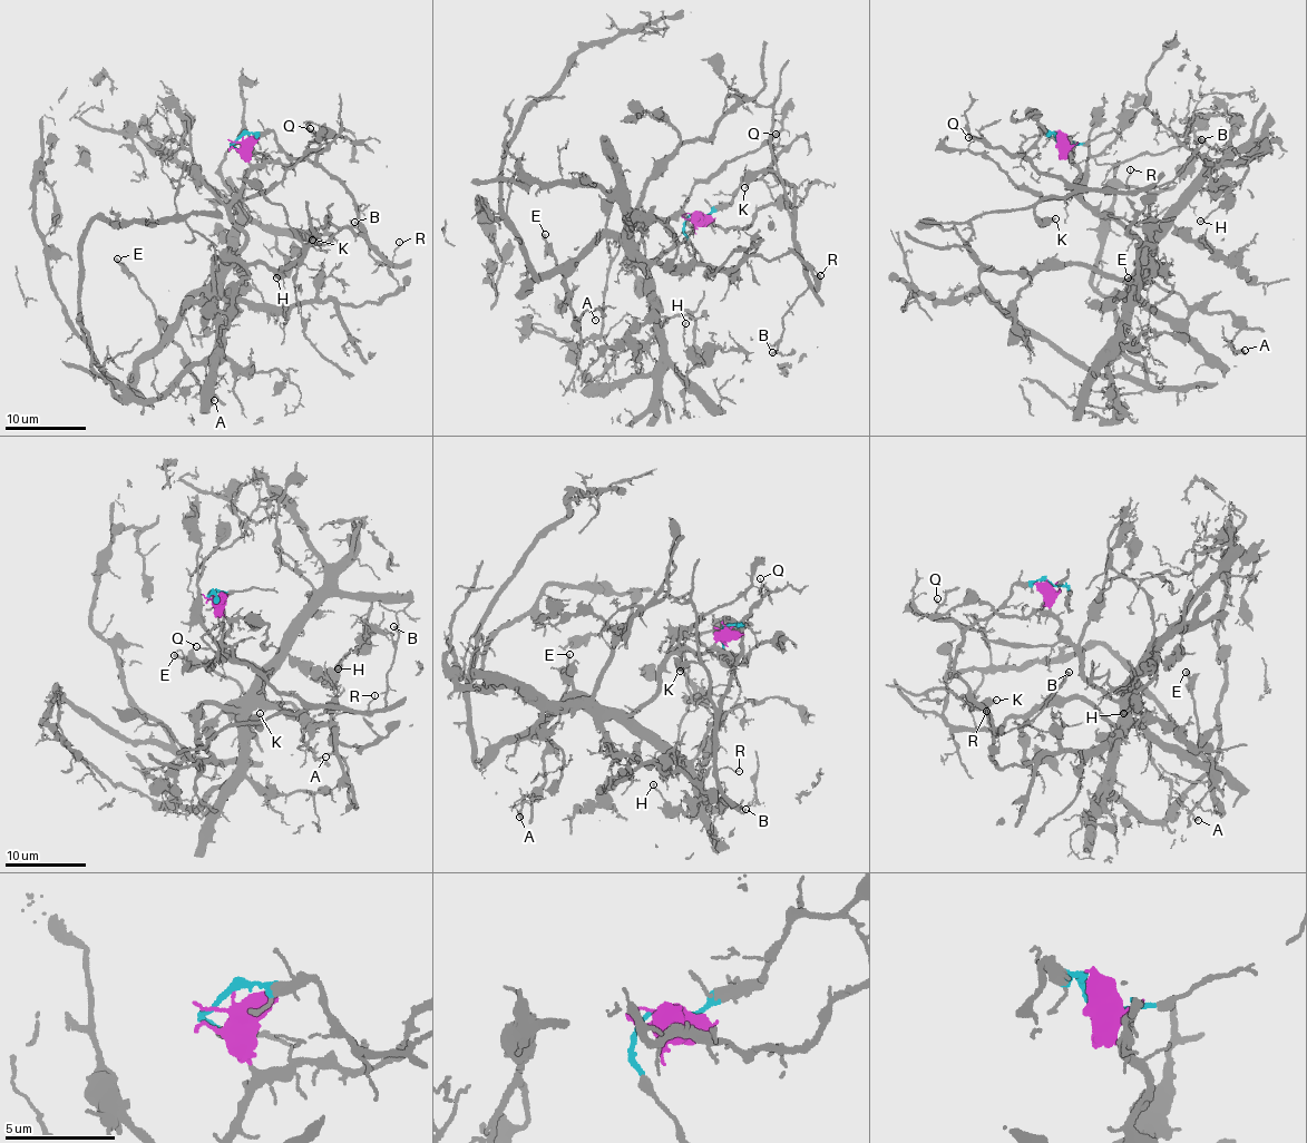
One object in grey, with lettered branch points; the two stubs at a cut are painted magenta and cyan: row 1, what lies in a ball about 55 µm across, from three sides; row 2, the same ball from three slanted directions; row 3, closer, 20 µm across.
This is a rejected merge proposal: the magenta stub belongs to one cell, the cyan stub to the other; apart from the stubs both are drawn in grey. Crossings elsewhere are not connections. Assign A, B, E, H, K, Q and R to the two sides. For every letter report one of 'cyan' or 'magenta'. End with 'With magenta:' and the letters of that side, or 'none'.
A: magenta
B: cyan
E: magenta
H: magenta
K: cyan
Q: cyan
R: cyan
With magenta: A, E, H

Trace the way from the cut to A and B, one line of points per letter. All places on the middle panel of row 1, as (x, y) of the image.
A: (690, 213), (649, 261), (605, 237), (565, 274), (573, 316), (595, 321)
B: (690, 213), (728, 205), (743, 181), (771, 173), (795, 188), (795, 242), (808, 285), (786, 314), (771, 352)

